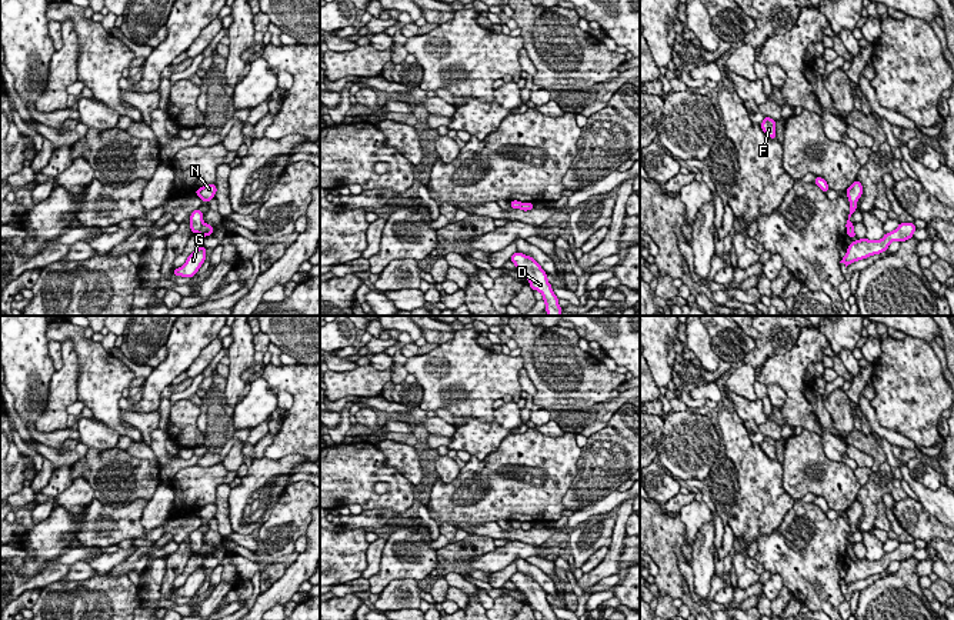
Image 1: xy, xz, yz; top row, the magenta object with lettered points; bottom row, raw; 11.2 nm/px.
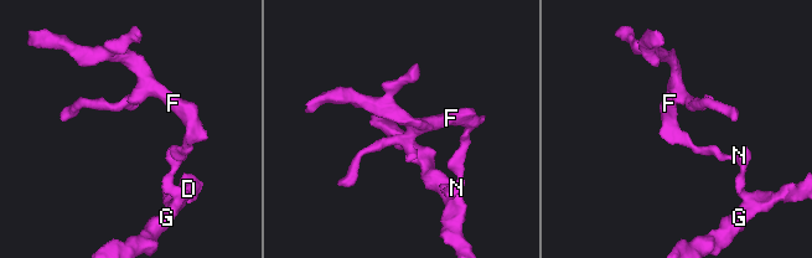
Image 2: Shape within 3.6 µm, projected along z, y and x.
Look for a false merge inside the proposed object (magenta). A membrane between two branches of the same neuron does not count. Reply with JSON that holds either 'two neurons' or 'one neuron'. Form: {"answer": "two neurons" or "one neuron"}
{"answer": "two neurons"}

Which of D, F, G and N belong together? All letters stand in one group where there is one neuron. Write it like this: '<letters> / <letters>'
D G / F N

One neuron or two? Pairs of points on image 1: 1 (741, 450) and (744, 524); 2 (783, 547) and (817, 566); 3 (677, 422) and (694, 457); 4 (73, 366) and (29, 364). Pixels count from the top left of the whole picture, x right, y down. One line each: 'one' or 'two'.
1: one
2: one
3: one
4: two

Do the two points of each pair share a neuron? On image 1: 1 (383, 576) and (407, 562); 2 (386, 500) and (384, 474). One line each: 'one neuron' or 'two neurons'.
1: one neuron
2: one neuron

